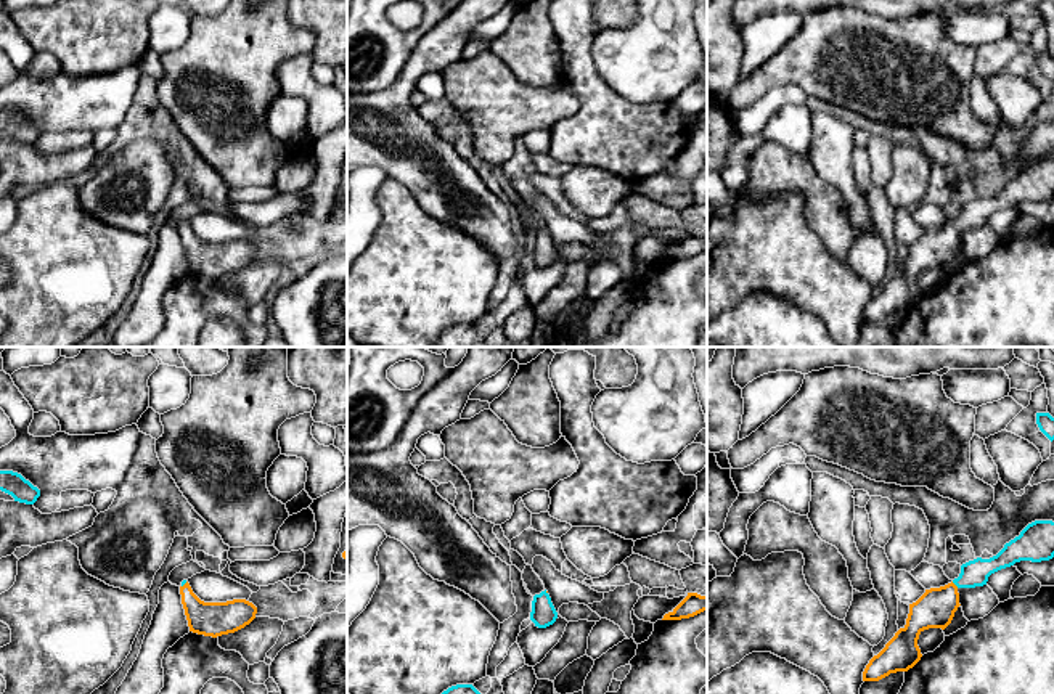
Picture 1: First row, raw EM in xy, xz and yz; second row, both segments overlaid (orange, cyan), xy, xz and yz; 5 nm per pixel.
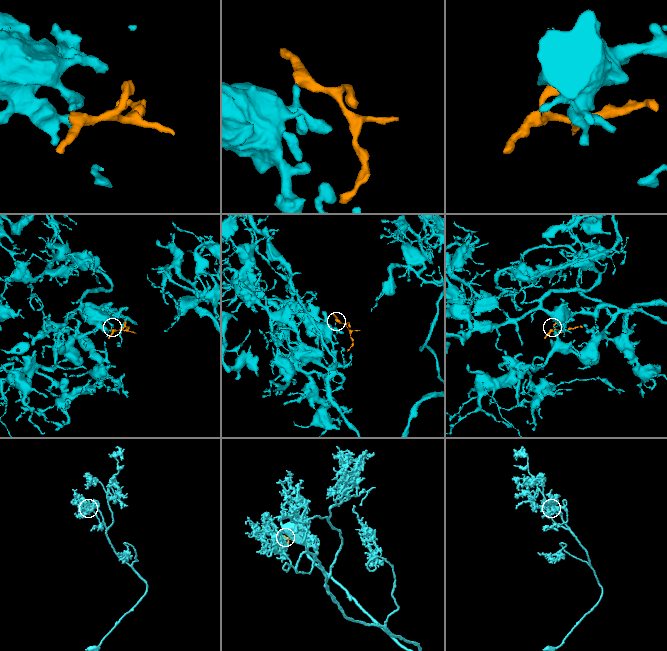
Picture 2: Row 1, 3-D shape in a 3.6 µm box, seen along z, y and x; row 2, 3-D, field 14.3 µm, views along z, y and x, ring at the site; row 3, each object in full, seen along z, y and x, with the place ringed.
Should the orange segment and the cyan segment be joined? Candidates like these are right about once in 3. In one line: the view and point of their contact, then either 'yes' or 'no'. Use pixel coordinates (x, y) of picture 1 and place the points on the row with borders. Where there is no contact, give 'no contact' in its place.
contact yz (953, 583); yes

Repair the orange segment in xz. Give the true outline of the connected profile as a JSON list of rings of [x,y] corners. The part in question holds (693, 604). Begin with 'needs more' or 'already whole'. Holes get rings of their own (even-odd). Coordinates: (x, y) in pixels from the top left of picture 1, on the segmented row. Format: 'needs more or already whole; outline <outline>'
already whole; outline [[[688,593],[688,596],[672,612],[665,614],[662,620],[689,618],[704,610],[707,610],[707,596]]]

